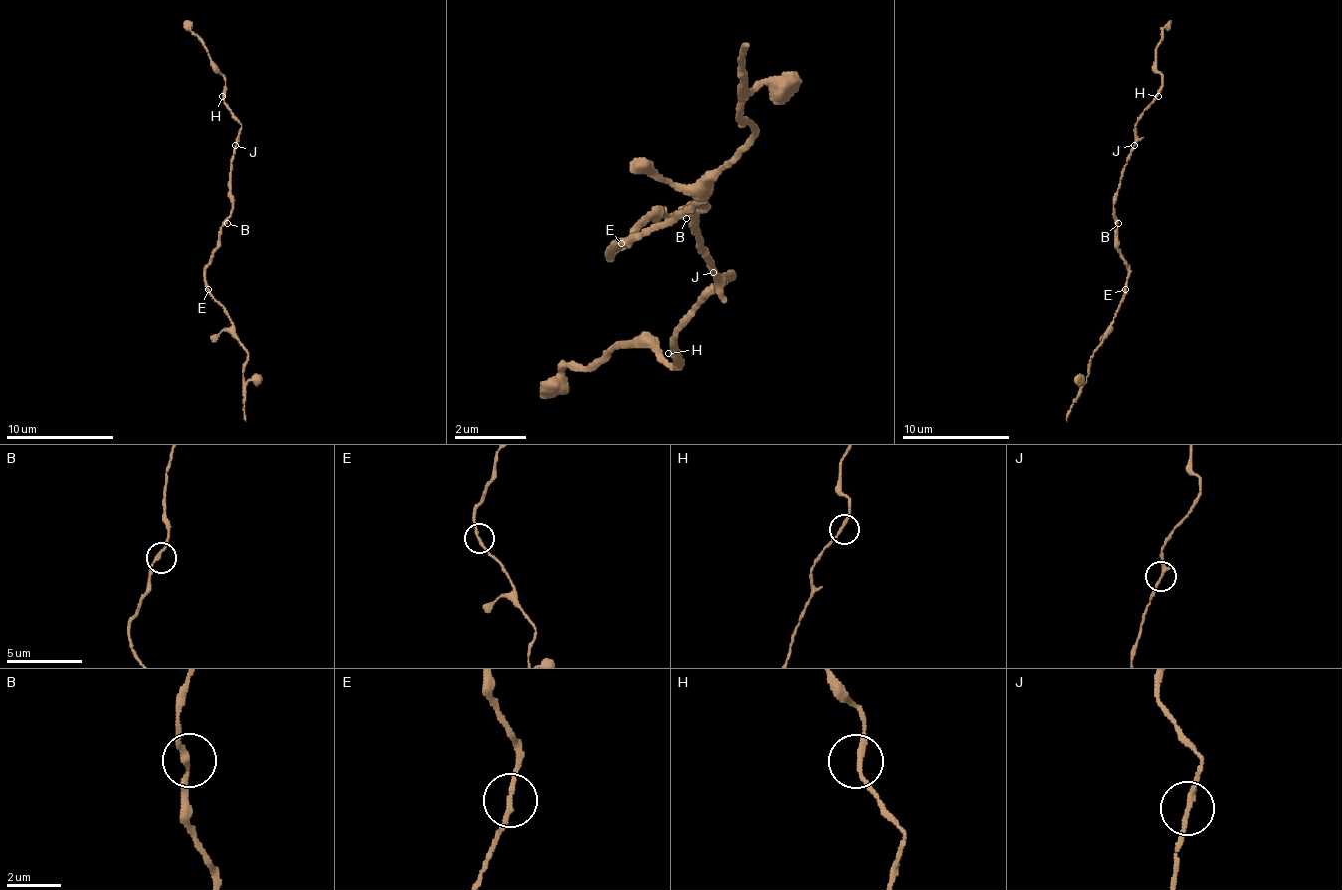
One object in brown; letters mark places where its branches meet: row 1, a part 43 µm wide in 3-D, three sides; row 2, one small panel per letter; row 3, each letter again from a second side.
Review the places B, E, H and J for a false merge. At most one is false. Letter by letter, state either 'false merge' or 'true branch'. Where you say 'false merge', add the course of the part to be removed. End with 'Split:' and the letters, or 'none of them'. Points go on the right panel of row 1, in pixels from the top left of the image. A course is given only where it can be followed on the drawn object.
B: true branch
E: true branch
H: true branch
J: true branch
Split: none of them

